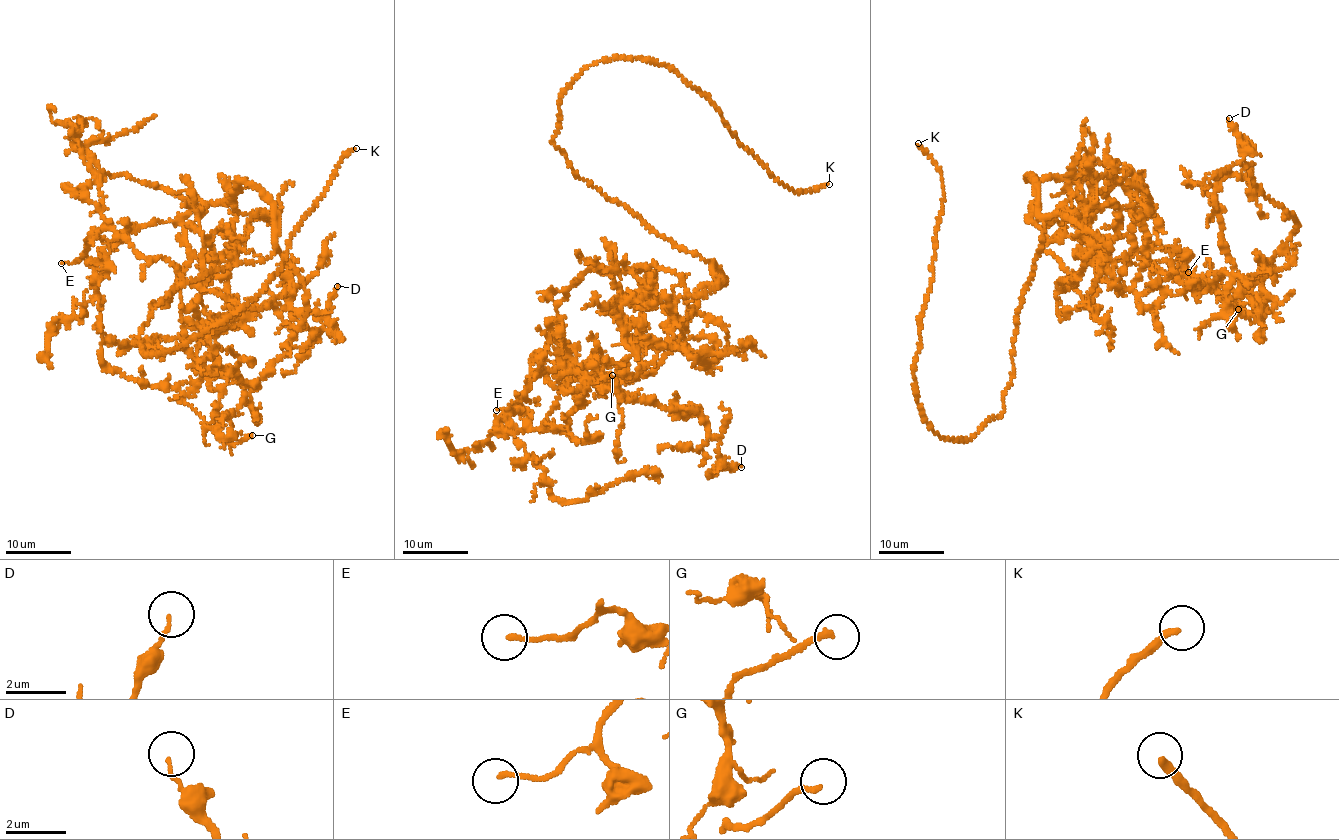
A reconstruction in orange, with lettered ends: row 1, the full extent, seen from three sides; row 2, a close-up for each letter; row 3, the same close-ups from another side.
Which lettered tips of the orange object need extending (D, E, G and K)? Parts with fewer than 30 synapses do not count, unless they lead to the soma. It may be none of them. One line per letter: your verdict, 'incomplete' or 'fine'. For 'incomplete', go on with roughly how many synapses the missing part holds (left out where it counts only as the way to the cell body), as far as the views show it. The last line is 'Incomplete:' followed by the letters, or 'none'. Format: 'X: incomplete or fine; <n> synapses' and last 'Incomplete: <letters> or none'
D: fine
E: fine
G: fine
K: incomplete
Incomplete: K

